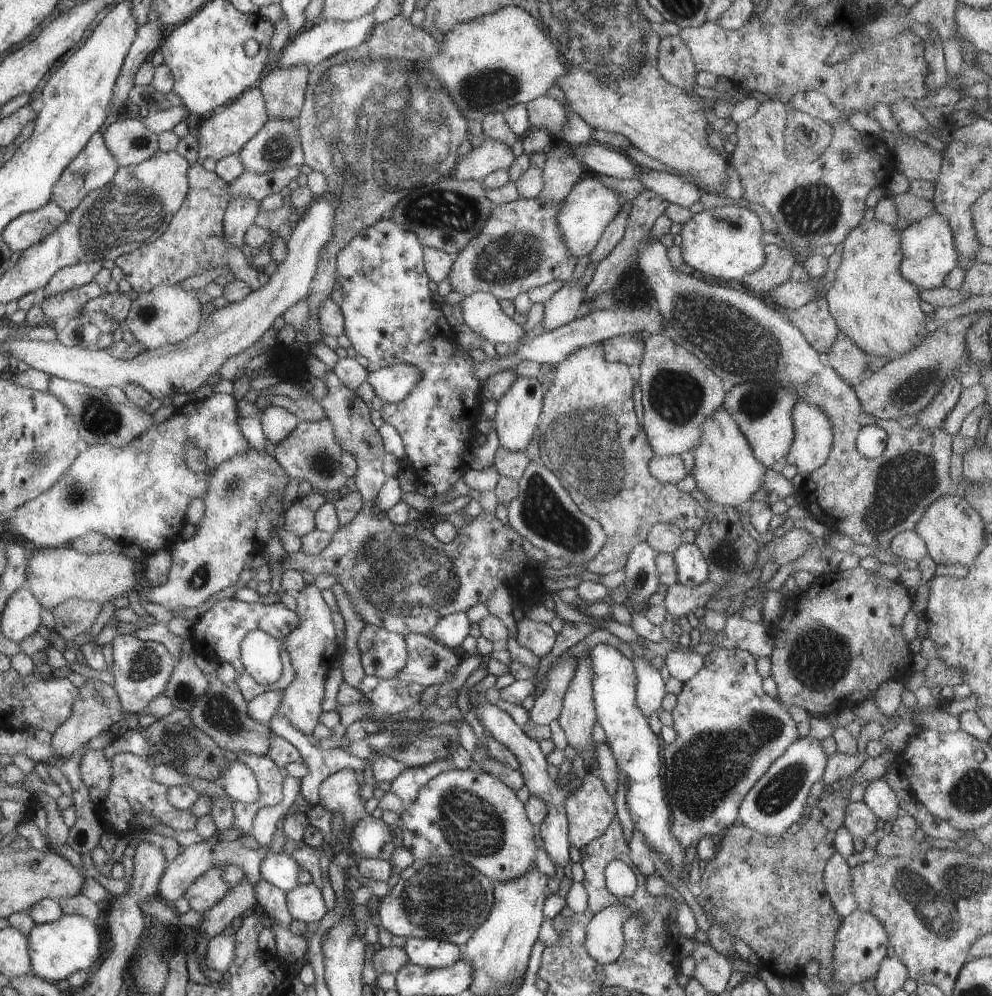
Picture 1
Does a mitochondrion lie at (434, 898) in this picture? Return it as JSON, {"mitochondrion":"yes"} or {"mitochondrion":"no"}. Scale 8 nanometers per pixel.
{"mitochondrion":"yes"}

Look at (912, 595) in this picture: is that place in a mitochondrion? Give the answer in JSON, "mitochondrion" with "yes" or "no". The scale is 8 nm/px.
{"mitochondrion":"no"}

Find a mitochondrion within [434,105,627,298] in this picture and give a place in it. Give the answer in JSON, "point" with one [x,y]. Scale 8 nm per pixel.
{"point":[509,259]}

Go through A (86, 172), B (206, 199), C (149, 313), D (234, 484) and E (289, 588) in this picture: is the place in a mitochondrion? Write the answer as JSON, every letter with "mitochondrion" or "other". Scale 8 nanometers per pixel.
{"A":"mitochondrion","B":"other","C":"mitochondrion","D":"mitochondrion","E":"other"}

